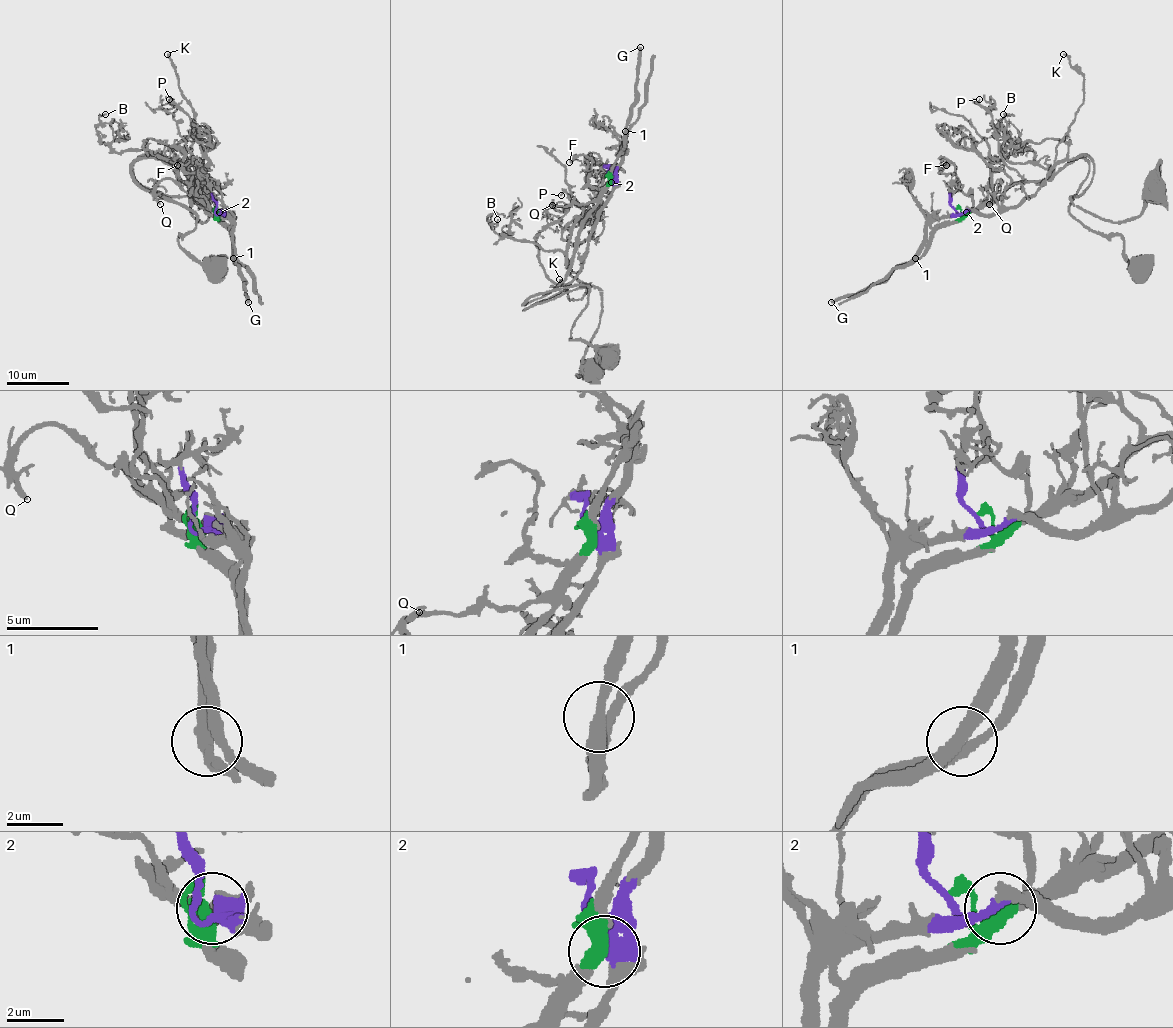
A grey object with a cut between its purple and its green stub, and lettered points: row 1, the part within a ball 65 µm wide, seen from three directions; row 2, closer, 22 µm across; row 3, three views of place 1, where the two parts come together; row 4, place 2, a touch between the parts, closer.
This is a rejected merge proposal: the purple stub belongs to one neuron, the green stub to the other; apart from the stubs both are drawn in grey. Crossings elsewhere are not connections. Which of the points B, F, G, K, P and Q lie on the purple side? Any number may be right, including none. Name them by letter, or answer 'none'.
K

